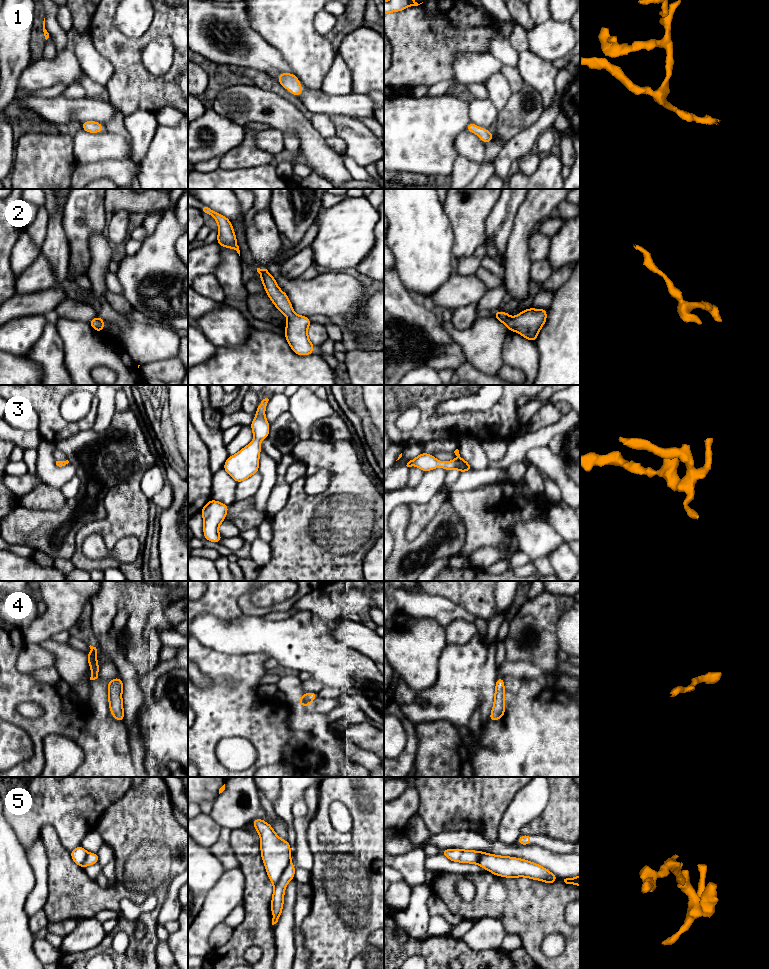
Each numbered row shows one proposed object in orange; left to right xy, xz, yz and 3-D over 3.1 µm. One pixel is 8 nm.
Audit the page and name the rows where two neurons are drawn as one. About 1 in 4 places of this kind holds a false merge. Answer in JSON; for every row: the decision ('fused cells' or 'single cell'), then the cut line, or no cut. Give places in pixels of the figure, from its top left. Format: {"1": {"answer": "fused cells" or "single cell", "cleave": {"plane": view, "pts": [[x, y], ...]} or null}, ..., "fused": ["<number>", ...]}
{"1": {"answer": "single cell", "cleave": null}, "2": {"answer": "single cell", "cleave": null}, "3": {"answer": "single cell", "cleave": null}, "4": {"answer": "single cell", "cleave": null}, "5": {"answer": "fused cells", "cleave": {"plane": "xz", "pts": [[290, 863], [274, 886]]}}, "fused": ["5"]}

